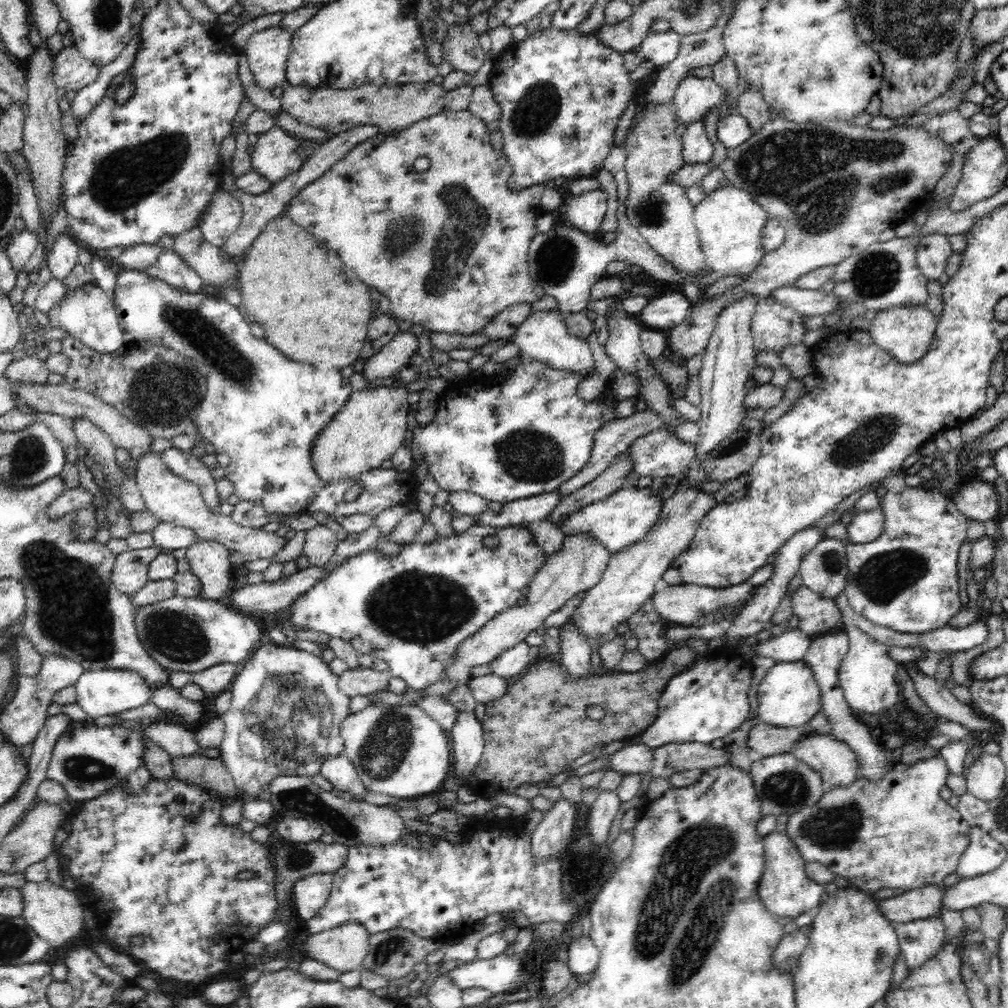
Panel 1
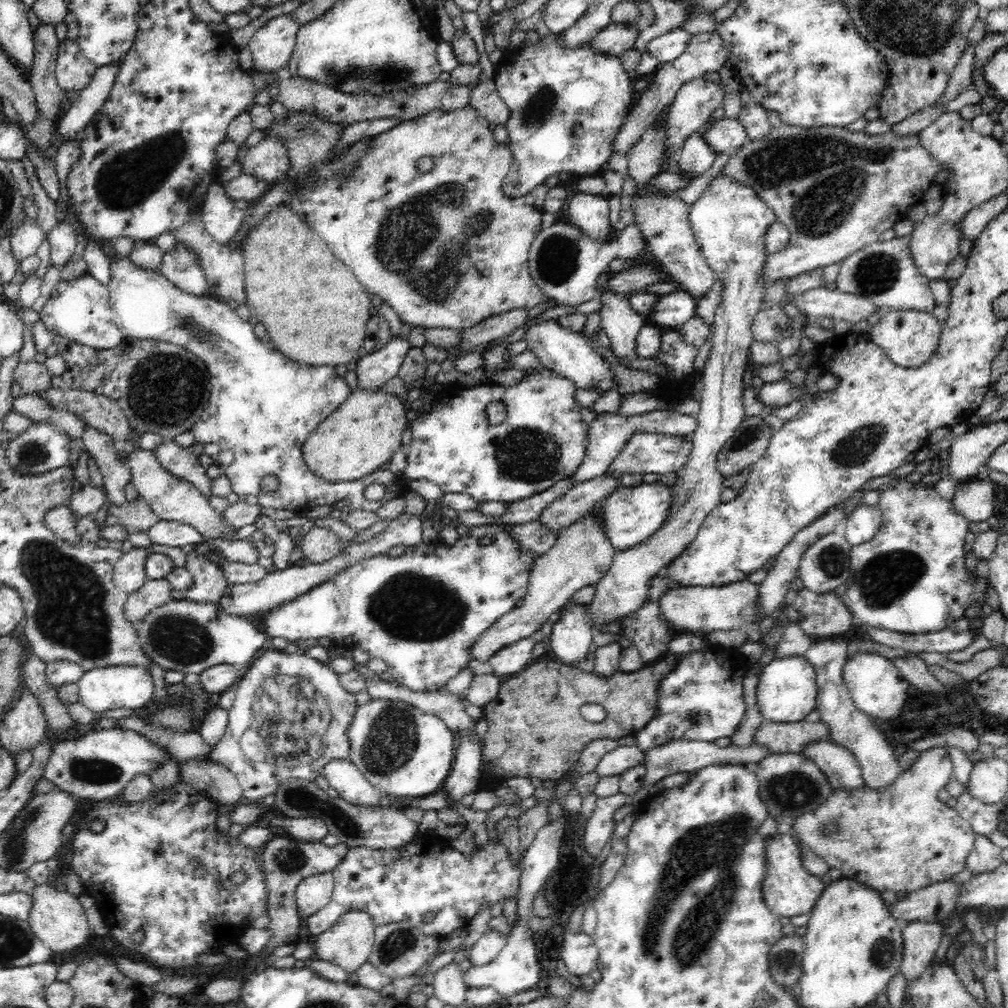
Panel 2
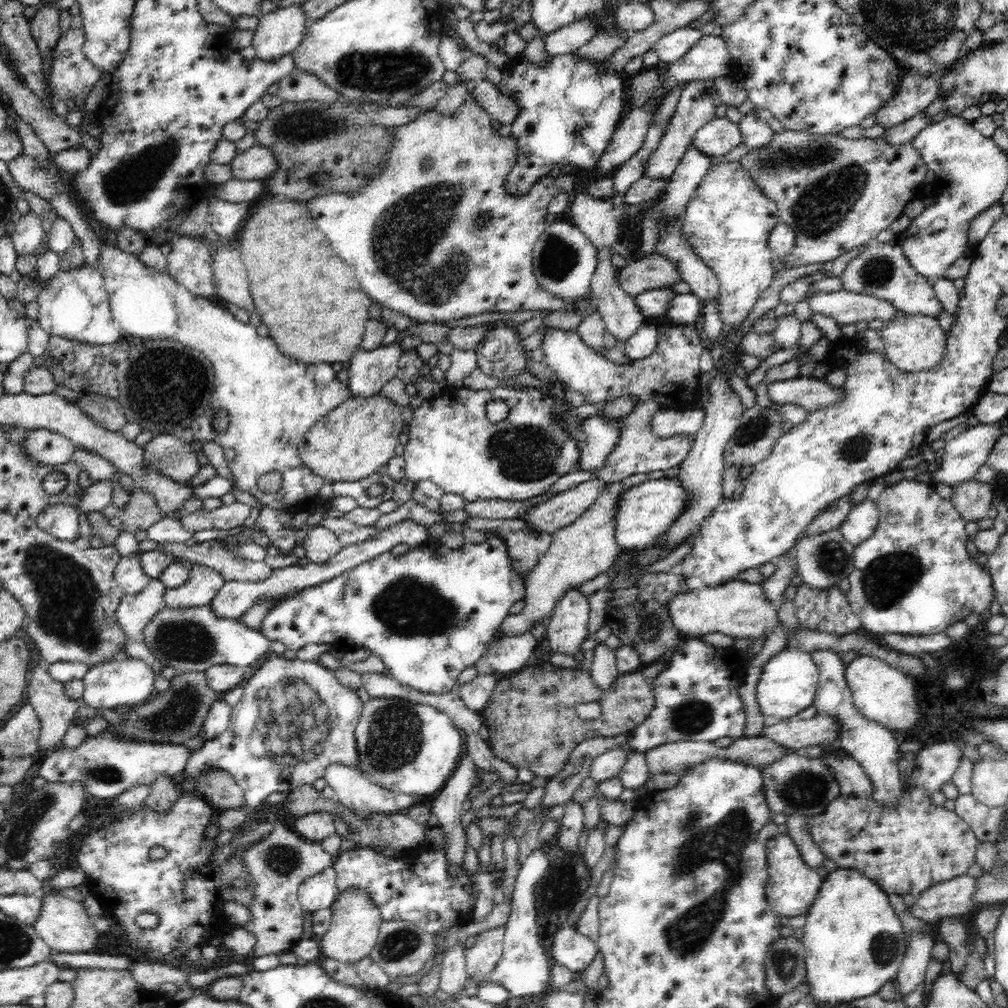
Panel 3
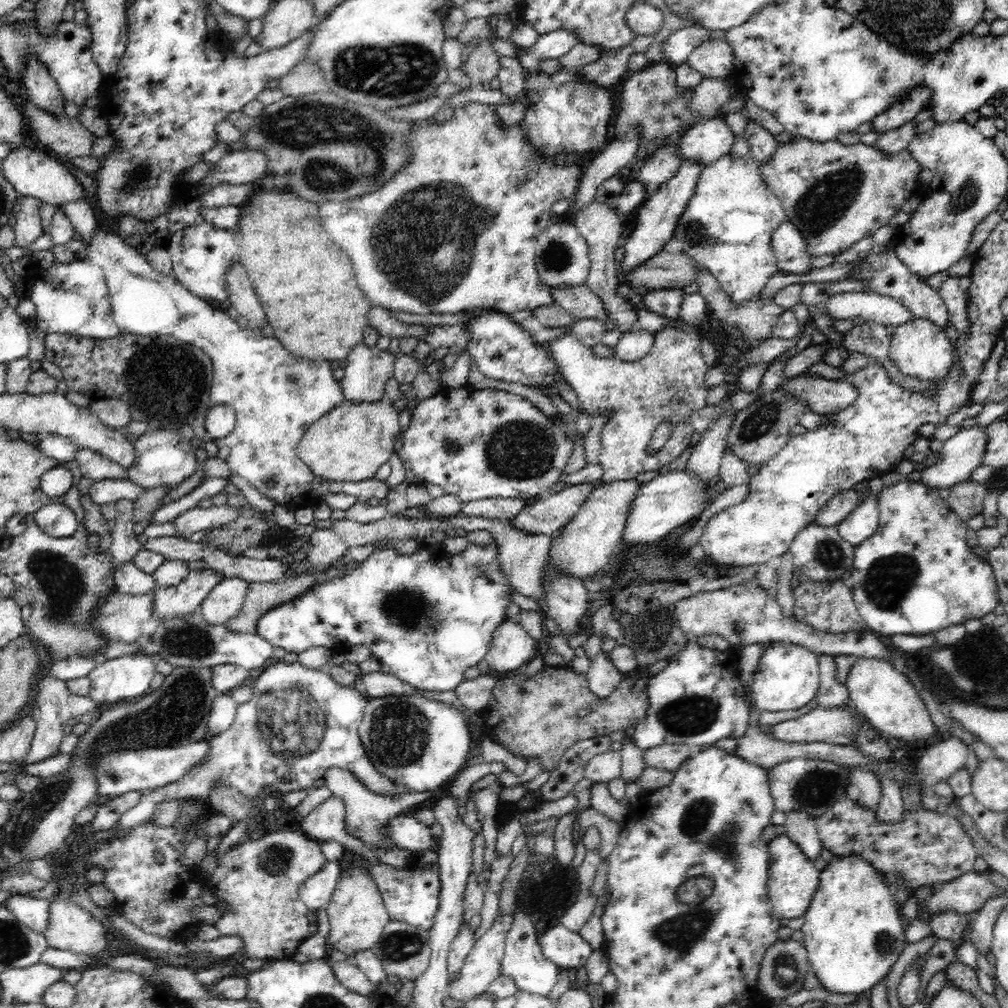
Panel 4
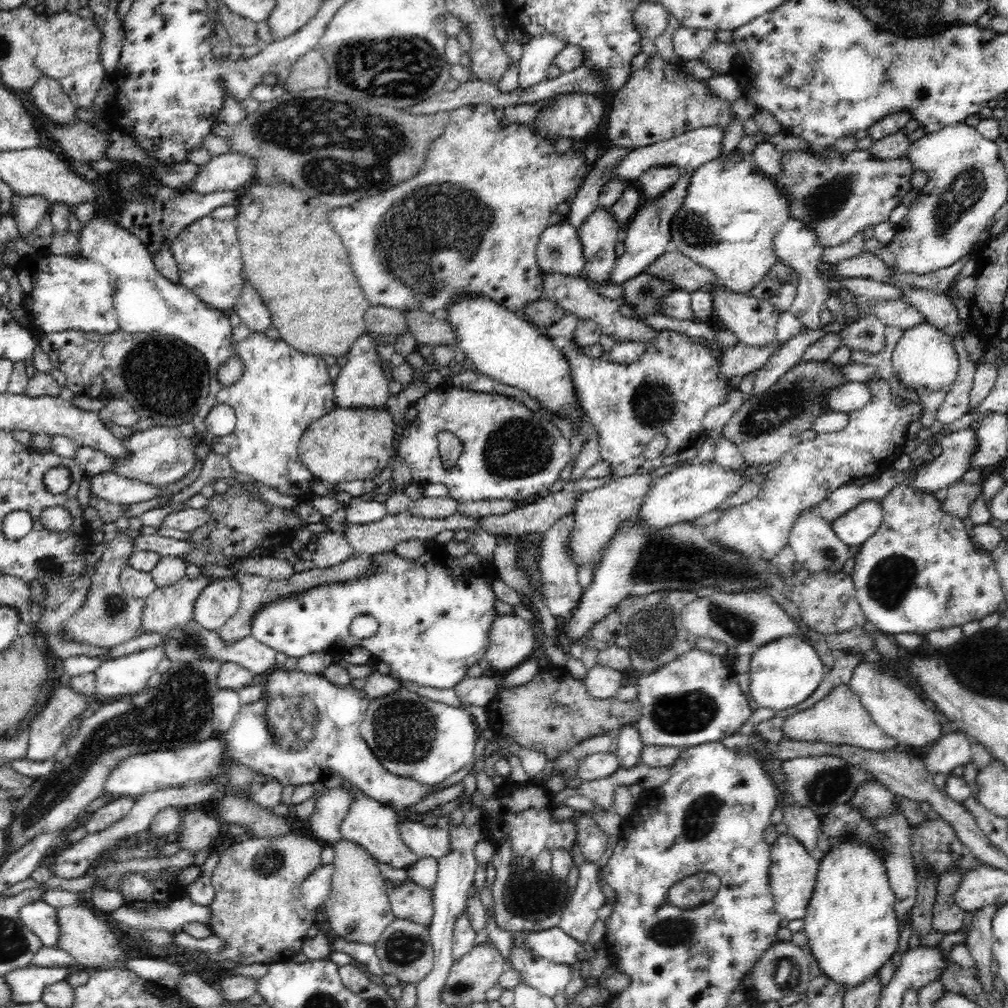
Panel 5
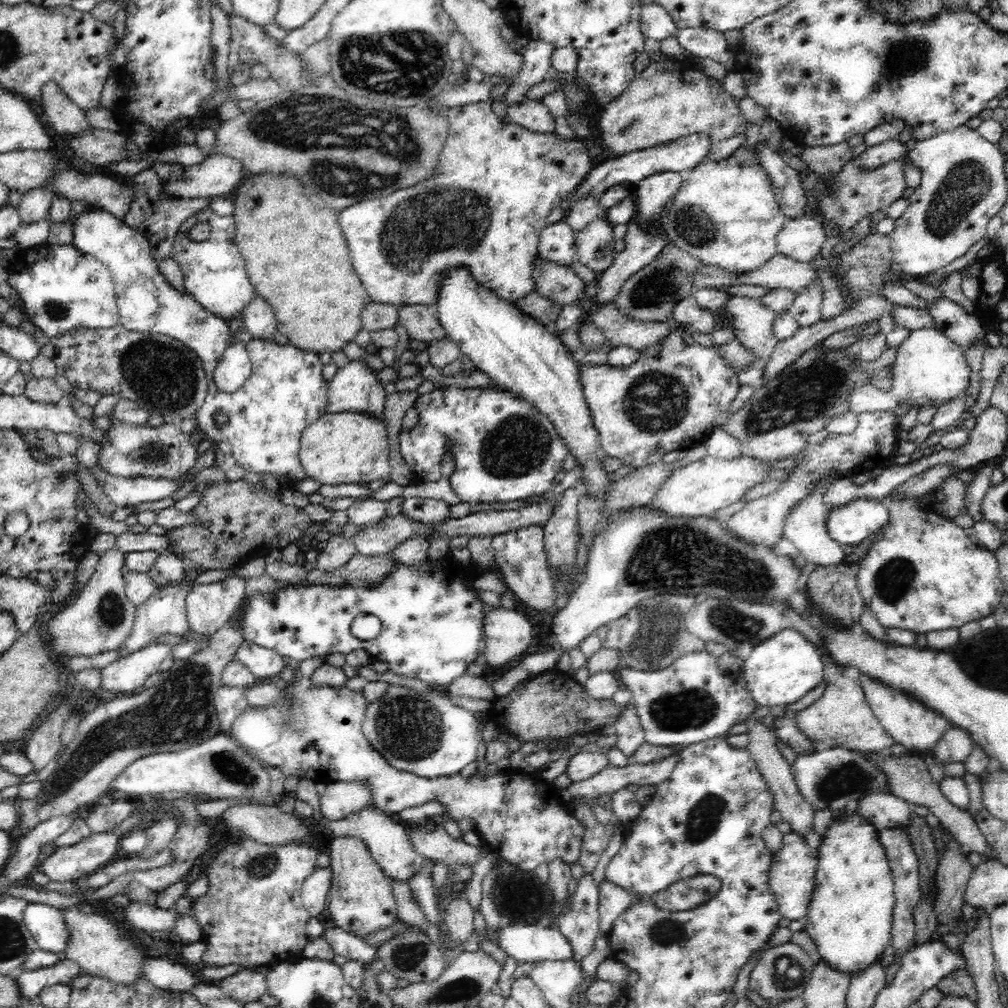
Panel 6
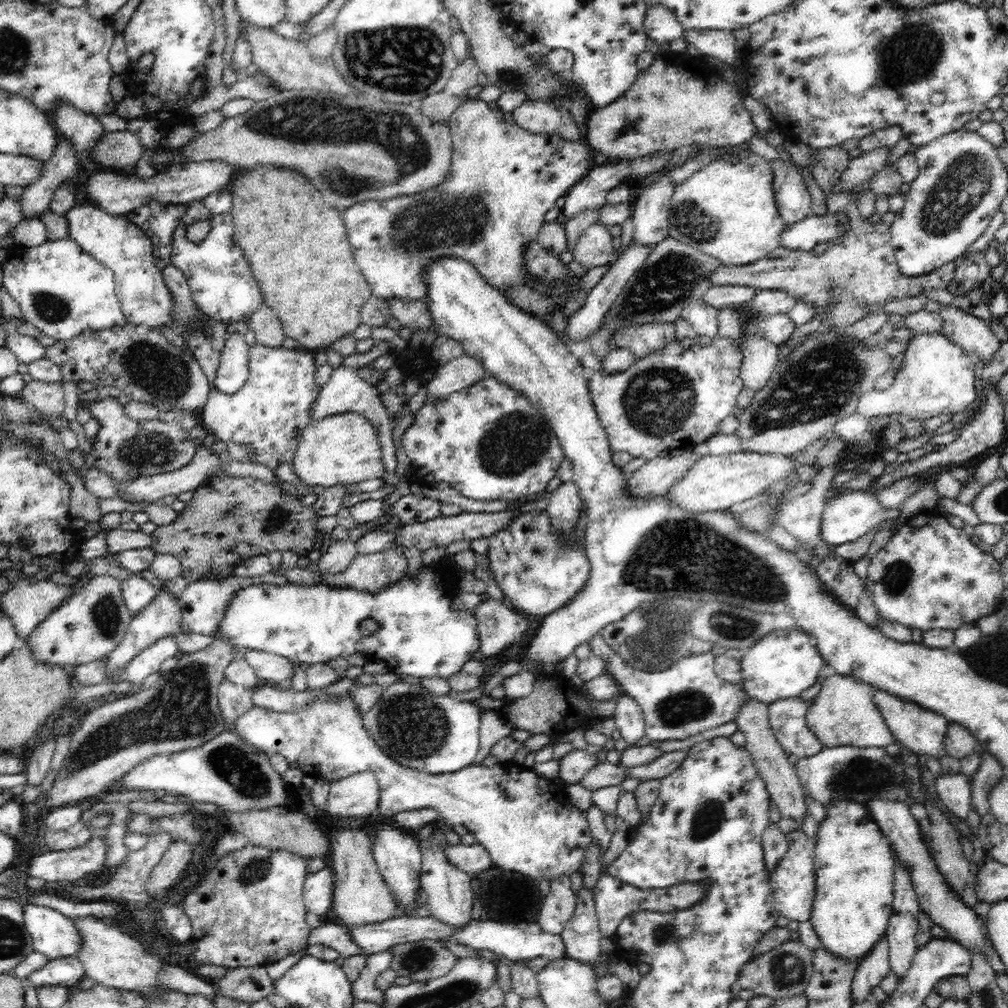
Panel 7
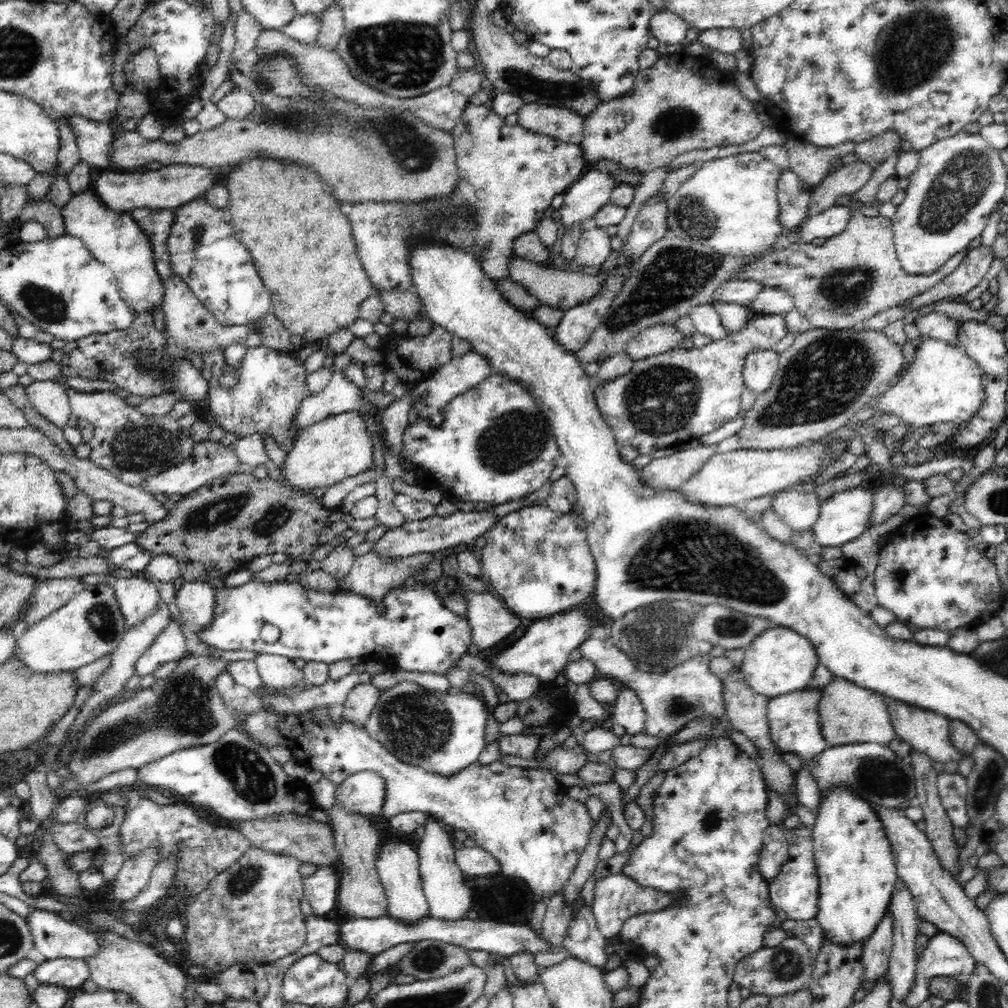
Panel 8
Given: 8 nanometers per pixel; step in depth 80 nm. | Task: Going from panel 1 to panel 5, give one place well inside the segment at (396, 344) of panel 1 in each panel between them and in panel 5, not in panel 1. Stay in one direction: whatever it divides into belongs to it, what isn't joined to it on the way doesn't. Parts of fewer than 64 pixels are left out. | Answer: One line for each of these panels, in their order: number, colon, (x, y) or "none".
2: (372, 370)
3: (369, 370)
4: (367, 369)
5: (361, 383)

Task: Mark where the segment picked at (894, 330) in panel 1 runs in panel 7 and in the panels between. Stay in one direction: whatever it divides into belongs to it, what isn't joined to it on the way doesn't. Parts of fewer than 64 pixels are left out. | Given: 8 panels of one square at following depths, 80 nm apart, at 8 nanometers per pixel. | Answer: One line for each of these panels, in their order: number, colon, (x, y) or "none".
2: (909, 337)
3: (913, 342)
4: (920, 349)
5: (924, 357)
6: (930, 369)
7: (936, 376)

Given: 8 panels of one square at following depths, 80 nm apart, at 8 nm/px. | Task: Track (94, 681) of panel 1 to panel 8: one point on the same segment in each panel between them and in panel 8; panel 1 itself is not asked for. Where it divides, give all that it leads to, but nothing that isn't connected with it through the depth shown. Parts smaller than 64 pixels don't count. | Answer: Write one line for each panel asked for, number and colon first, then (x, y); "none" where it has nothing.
2: (130, 687)
3: (126, 683)
4: (118, 680)
5: (128, 675)
6: (127, 675)
7: (149, 661)
8: (170, 646)

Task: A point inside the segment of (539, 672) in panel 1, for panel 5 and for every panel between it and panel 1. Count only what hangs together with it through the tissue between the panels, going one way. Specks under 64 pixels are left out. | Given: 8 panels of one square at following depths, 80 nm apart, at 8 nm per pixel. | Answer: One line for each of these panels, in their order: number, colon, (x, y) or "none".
2: (535, 730)
3: (531, 716)
4: (537, 716)
5: (553, 712)

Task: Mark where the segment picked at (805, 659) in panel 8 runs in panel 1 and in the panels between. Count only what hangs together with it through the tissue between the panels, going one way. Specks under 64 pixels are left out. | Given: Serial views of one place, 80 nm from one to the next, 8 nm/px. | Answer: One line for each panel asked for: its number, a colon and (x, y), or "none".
1: (788, 696)
2: (787, 692)
3: (789, 682)
4: (787, 677)
5: (784, 673)
6: (780, 671)
7: (785, 663)

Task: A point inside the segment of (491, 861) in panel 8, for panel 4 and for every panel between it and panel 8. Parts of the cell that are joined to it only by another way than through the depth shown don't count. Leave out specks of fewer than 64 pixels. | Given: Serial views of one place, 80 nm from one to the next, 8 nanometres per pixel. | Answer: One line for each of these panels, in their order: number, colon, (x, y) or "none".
4: (408, 833)
5: (433, 842)
6: (437, 845)
7: (473, 859)

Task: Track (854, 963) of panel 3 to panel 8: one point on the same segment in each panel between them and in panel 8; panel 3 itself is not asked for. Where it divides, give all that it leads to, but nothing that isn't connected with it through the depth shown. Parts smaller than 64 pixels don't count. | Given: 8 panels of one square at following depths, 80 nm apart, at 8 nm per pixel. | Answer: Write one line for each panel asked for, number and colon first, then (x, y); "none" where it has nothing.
4: (853, 934)
5: (852, 929)
6: (850, 914)
7: (854, 862)
8: (856, 868)

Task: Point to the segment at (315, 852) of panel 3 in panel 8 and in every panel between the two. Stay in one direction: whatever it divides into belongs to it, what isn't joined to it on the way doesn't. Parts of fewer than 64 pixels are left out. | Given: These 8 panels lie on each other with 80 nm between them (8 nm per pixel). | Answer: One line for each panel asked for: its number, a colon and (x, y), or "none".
4: (260, 878)
5: (257, 911)
6: (252, 914)
7: (249, 910)
8: (250, 912)

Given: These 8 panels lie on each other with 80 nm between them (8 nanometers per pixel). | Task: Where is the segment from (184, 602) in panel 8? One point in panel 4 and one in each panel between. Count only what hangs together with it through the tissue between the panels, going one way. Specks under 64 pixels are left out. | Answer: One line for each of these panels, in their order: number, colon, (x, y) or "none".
4: (224, 601)
5: (220, 600)
6: (209, 606)
7: (203, 603)

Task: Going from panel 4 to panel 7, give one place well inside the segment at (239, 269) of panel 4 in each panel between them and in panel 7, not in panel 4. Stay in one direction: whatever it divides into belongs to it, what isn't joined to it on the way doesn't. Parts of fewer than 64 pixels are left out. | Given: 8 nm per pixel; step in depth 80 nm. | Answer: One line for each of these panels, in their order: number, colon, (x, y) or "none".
5: (254, 313)
6: (258, 318)
7: (267, 327)

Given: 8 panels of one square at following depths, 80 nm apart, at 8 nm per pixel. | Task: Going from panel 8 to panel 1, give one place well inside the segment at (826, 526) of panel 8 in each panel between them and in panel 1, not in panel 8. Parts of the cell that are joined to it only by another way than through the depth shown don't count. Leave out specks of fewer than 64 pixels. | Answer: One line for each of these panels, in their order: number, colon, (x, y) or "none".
1: (866, 526)
2: (864, 522)
3: (861, 522)
4: (862, 522)
5: (855, 527)
6: (850, 524)
7: (848, 516)

